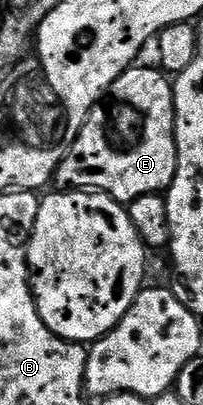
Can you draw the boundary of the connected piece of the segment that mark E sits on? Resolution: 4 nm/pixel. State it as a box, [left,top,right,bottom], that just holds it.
[55,68,178,203]

